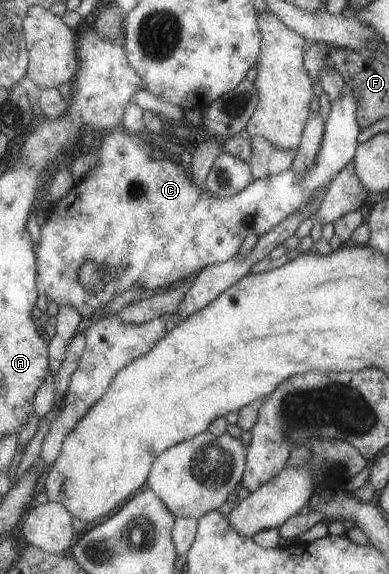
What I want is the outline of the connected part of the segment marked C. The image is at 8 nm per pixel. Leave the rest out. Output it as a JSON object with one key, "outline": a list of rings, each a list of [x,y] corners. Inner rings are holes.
{"outline":[[[347,87],[340,101],[332,106],[316,165],[306,171],[304,179],[300,179],[293,169],[286,169],[280,175],[254,180],[244,191],[225,198],[212,194],[207,188],[198,187],[189,166],[182,167],[175,158],[159,158],[155,154],[154,145],[143,135],[132,135],[123,131],[122,127],[106,133],[100,137],[101,142],[94,149],[97,159],[94,168],[73,183],[66,197],[53,203],[47,219],[41,220],[36,249],[37,283],[40,291],[58,307],[74,307],[80,316],[90,322],[94,321],[114,295],[135,288],[150,295],[158,287],[166,287],[190,277],[192,273],[200,273],[212,265],[234,259],[249,235],[266,235],[290,215],[298,213],[355,158],[359,146],[358,135],[362,130],[358,123],[358,106],[359,99]],[[89,261],[108,270],[107,285],[98,293],[90,291],[78,277],[80,267]]]}

